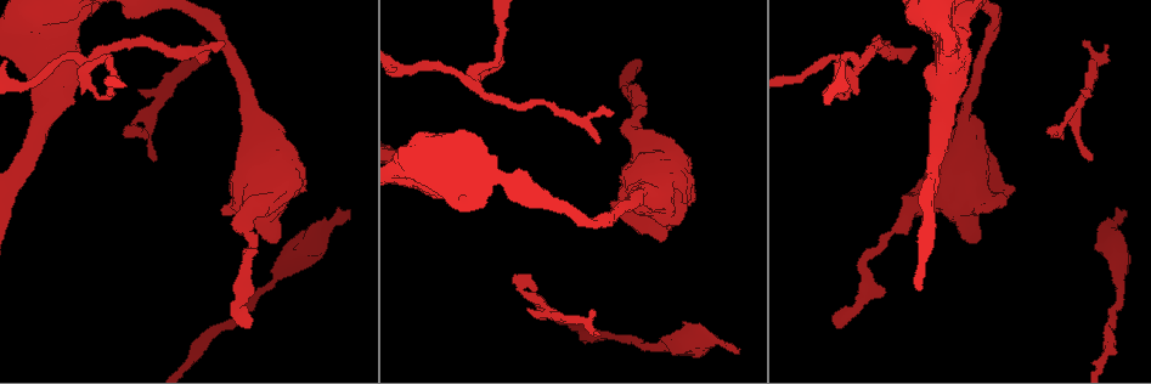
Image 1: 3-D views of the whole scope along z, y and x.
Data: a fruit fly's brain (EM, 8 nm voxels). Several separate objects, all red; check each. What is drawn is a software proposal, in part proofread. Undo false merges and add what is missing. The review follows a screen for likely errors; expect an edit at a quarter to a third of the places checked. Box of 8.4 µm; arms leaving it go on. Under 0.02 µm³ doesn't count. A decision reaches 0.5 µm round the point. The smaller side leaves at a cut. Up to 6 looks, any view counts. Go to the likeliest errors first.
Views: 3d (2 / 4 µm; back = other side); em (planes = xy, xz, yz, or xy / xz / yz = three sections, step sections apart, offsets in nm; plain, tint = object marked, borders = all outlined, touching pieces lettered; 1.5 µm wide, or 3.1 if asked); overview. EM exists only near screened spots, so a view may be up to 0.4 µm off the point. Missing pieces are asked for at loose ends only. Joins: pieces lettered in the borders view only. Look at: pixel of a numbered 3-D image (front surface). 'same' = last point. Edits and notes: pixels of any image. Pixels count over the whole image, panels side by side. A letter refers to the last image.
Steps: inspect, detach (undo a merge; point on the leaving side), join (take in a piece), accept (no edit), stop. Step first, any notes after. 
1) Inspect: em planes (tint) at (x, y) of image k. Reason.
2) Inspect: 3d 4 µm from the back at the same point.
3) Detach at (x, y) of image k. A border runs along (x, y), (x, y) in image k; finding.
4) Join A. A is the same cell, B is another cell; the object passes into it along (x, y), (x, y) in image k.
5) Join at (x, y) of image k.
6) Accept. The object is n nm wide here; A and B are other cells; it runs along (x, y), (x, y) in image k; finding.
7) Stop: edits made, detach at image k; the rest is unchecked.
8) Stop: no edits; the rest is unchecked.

Inspect: em yz step 4 (tint) at (599, 144) of image 1. Free end.

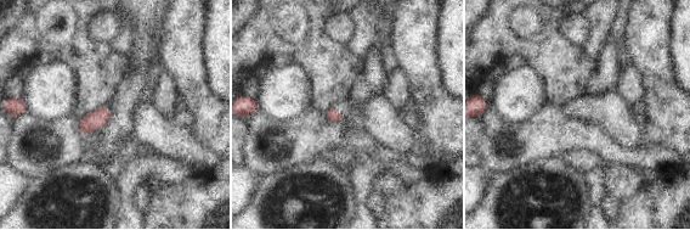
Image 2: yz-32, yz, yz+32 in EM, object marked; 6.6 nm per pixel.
Inspect: em planes (borders) at the same point.

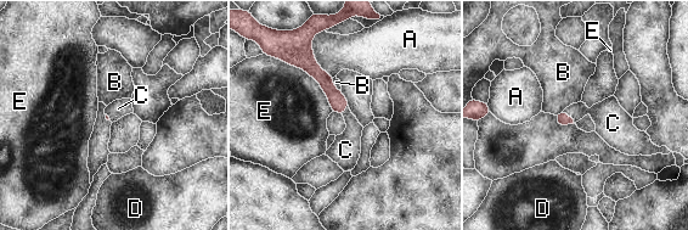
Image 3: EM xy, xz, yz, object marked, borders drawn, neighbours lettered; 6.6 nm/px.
Join C. C is the same cell, A, B, D and E are other cells; the object passes into it along (563, 118), (568, 116), (605, 114) in image 3; it goes on there.

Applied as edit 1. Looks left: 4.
Inspect: overview. Redraw.

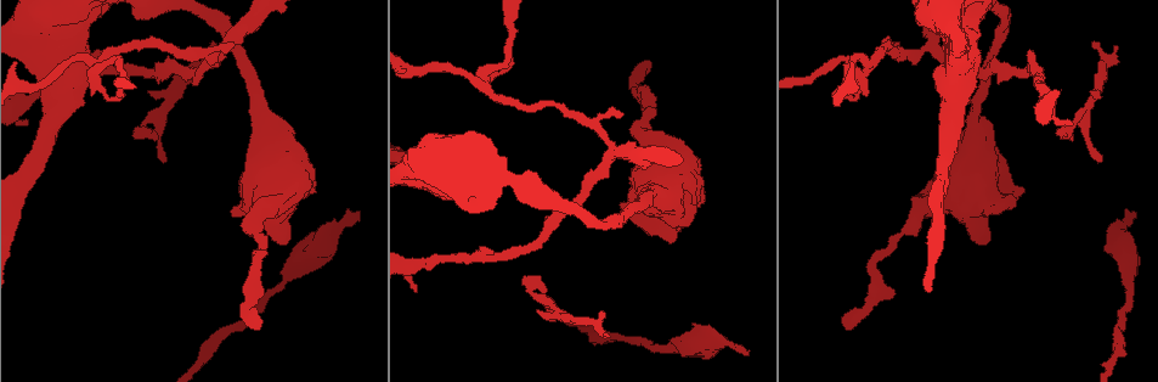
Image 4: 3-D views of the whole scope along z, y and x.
Inspect: 3d 4 µm from the back at (358, 214) of image 4. An open end.

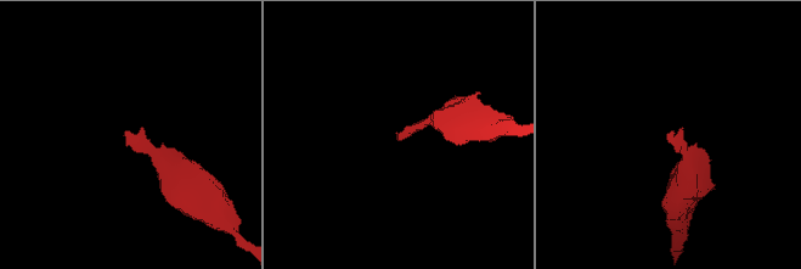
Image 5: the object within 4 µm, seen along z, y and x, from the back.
Inspect: em planes (tint) at (127, 136) of image 5.

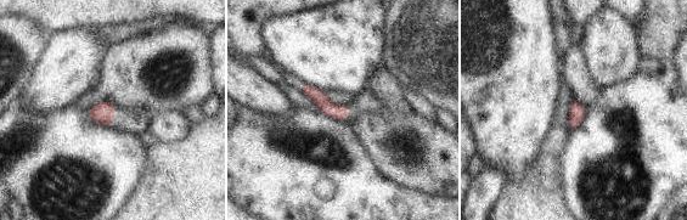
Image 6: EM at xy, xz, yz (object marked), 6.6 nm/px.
Inspect: em planes (borders) at the same point. See the neighbours.

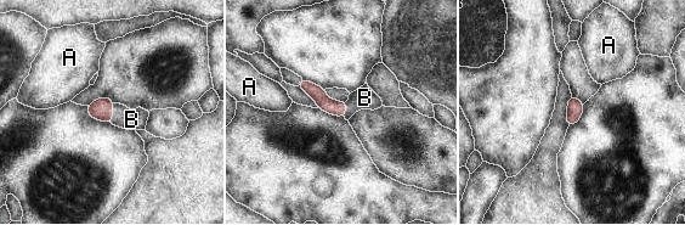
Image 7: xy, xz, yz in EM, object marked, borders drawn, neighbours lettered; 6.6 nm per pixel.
Join B. The object is 100 nm wide here; B is the same cell, A is another cell; the object passes into it along (101, 110), (112, 113), (131, 119) in image 7; the cell continues.

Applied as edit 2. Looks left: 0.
Stop: edits made, join at image 3, join at image 7; the rest is unchecked.

